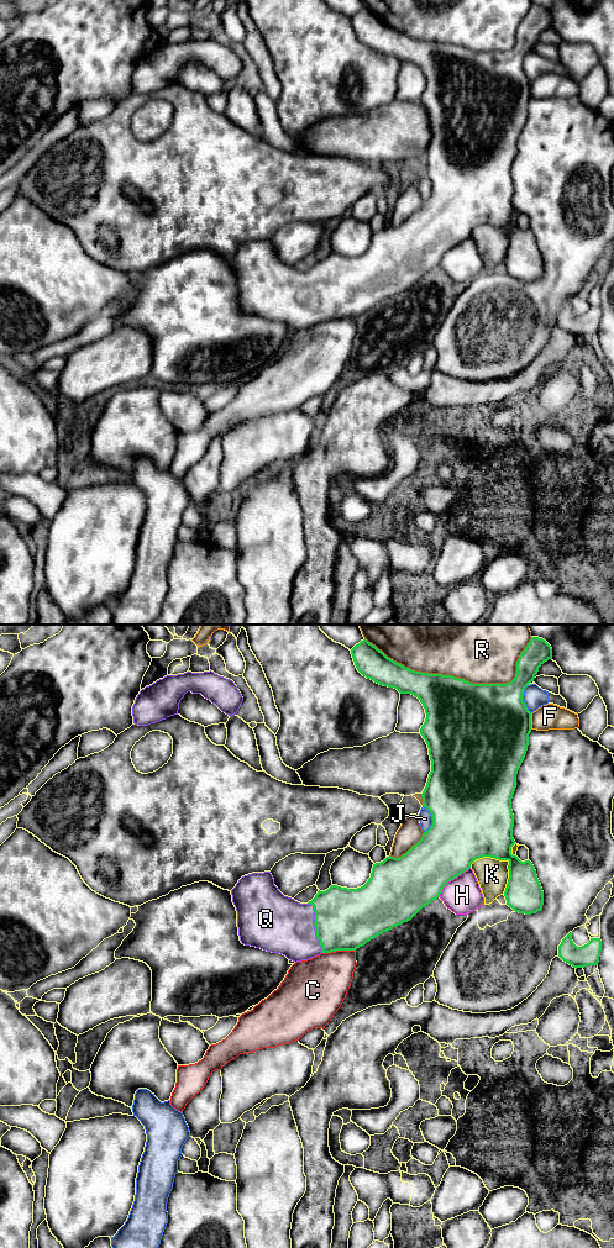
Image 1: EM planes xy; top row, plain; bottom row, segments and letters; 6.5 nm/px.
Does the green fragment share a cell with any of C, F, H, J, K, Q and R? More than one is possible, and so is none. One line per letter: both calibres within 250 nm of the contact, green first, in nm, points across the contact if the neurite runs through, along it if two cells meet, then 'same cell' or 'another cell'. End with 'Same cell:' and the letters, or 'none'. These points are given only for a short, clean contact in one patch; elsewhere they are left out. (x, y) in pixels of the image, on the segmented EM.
C: calibres 400 and 360 nm; another cell
F: calibres 500 and 170 nm; another cell
H: calibres 360 and 240 nm; another cell
J: calibres 500 and 90 nm; another cell
K: calibres 380 and 220 nm; another cell
Q: calibres 400 and 380 nm; way xy (346, 919), (337, 919), (315, 927), (277, 923); same cell
R: calibres 460 and 500 nm; another cell
Same cell: Q

